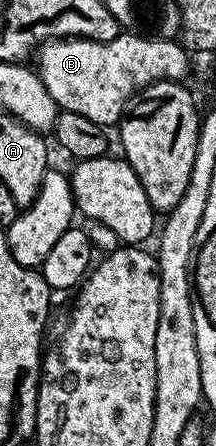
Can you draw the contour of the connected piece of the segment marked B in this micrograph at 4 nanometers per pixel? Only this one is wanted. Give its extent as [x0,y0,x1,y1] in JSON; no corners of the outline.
[39,34,190,126]

